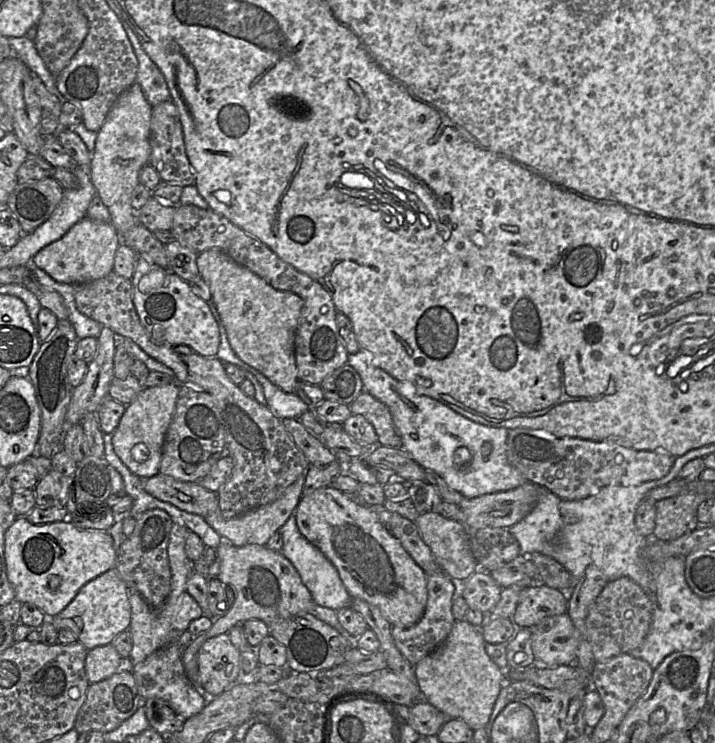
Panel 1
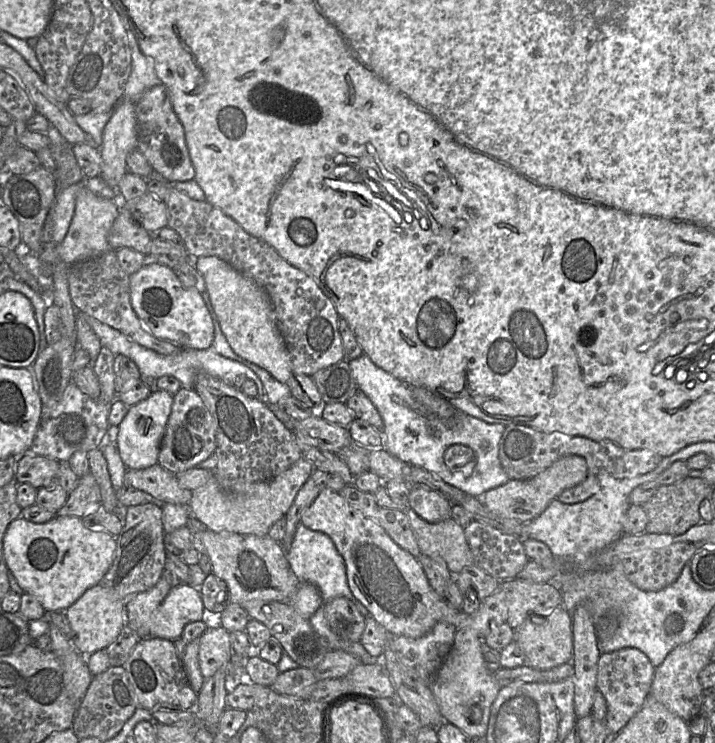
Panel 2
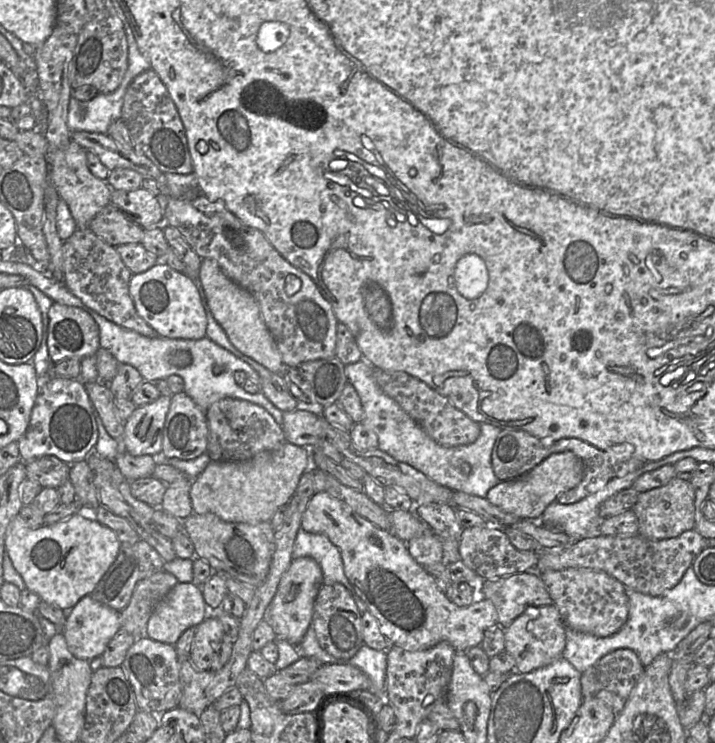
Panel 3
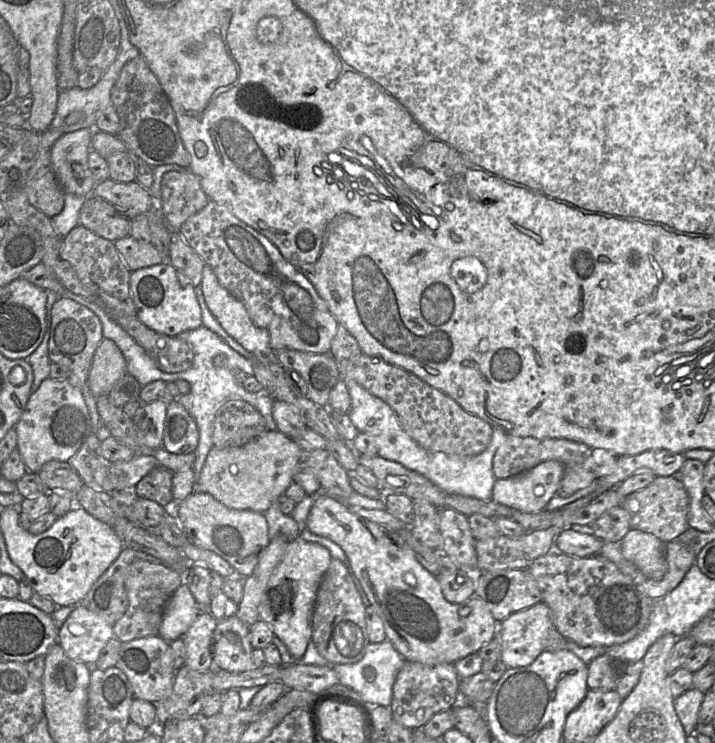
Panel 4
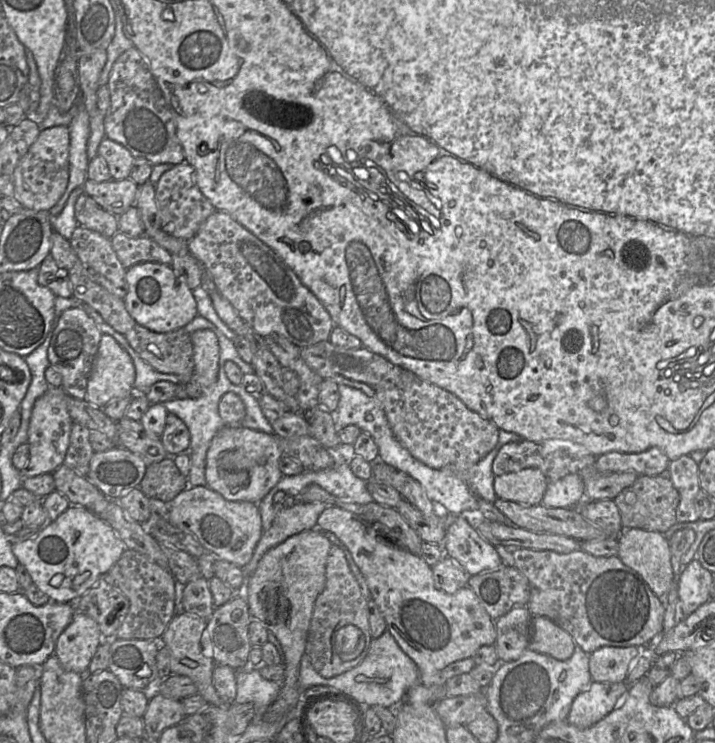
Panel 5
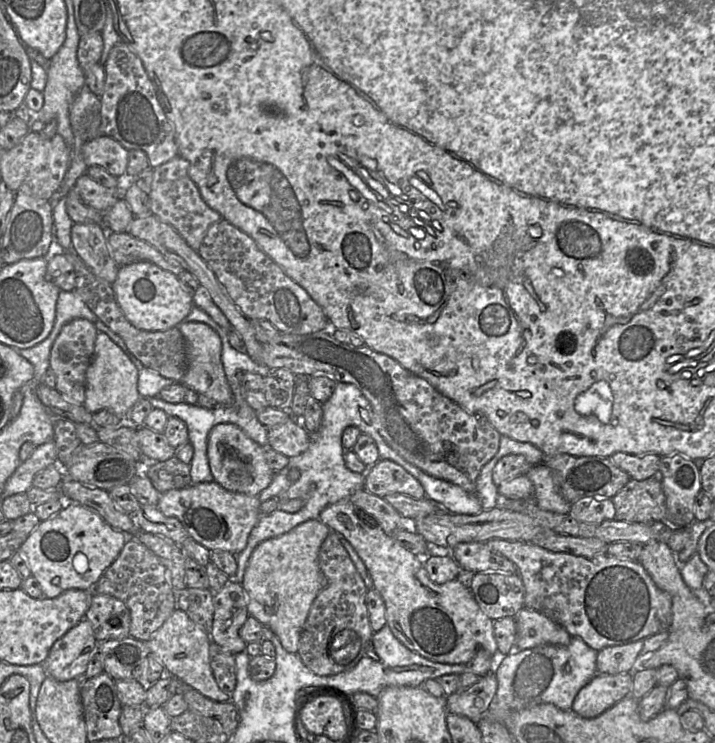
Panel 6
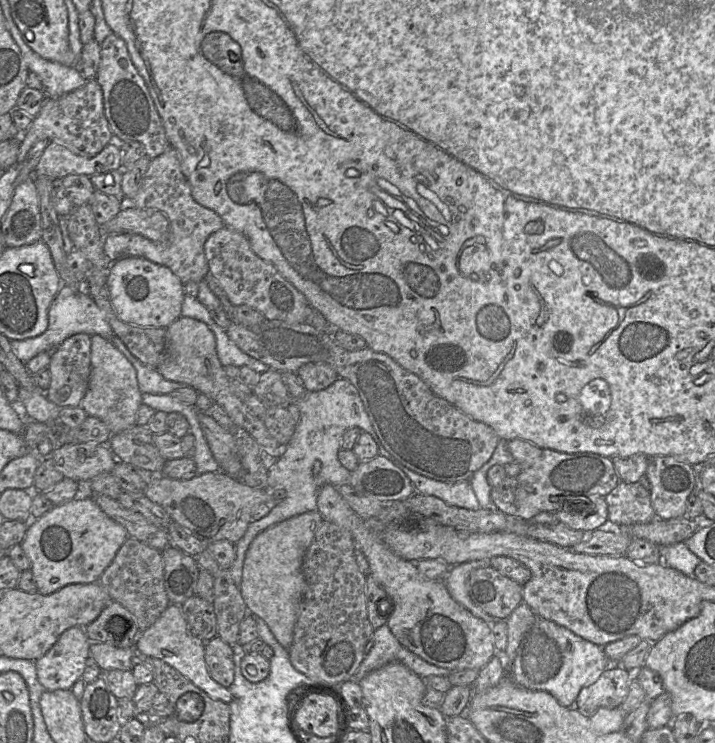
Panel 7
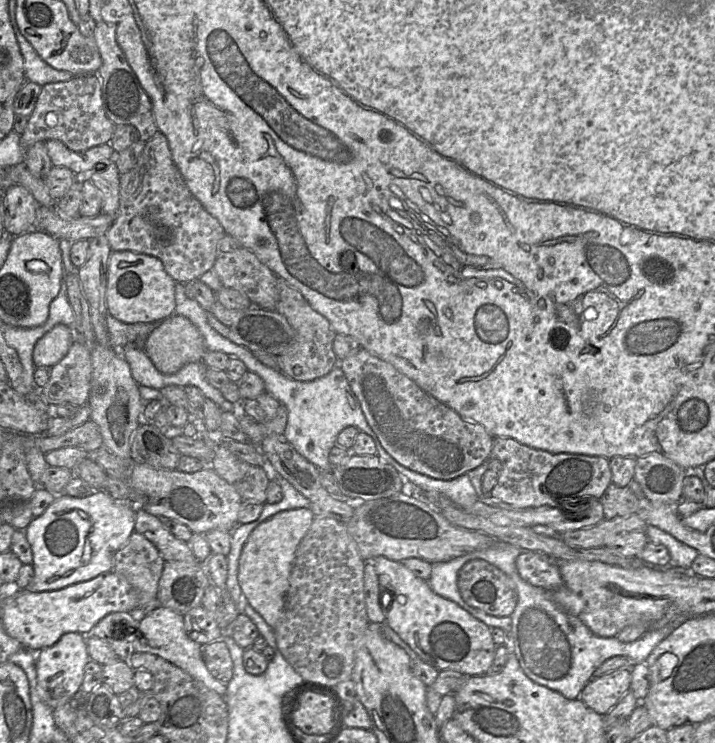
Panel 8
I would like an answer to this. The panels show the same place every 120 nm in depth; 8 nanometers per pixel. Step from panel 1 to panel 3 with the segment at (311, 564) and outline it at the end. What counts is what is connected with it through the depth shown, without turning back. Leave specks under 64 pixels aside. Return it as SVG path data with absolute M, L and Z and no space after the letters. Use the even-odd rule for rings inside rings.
M300 527L294 542L292 558L301 557L313 558L320 565L323 573L323 584L340 583L344 585L350 592L359 611L362 614L368 611L367 606L356 594L352 584L345 575L340 550L327 536L308 533Z

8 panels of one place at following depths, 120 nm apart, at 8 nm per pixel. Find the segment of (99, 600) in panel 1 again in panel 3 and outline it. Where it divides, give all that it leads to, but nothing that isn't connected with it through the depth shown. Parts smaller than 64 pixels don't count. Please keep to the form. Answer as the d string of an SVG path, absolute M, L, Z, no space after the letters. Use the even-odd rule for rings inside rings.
M86 595L71 609L62 634L65 637L68 650L81 660L91 661L100 657L110 640L120 631L119 613L114 609L99 603L91 595Z

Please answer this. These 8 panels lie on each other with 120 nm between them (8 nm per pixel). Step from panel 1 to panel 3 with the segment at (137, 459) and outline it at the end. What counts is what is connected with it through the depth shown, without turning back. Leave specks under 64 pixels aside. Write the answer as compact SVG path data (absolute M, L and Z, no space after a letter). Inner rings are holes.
M160 395L150 404L137 407L124 423L122 450L132 456L154 456L162 451L163 429L171 396Z

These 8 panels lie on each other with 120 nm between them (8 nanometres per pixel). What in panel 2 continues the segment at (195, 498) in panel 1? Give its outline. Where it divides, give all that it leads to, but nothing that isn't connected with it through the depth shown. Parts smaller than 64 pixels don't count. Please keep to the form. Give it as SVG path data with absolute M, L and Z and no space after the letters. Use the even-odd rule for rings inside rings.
M159 463L140 470L127 469L126 485L147 492L165 503L188 505L192 498L192 491L180 487L176 474L166 470Z

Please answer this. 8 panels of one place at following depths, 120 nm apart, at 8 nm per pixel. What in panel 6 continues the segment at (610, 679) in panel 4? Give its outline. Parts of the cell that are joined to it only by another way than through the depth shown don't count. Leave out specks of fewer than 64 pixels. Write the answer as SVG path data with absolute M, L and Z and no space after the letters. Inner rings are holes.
M638 640L625 645L609 646L598 651L596 668L598 674L630 673L640 652L644 640Z

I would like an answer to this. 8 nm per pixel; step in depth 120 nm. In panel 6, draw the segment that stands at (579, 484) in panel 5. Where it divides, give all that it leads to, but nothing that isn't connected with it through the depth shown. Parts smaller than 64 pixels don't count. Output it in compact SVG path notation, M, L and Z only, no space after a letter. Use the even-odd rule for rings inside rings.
M537 464L525 474L534 485L533 499L546 511L568 514L571 504L561 495L555 482L555 473L544 464Z

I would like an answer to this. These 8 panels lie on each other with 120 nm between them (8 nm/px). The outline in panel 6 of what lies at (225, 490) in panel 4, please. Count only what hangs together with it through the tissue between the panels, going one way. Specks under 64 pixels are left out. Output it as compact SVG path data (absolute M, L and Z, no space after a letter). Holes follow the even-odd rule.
M217 424L209 432L207 446L213 481L229 491L258 496L270 485L275 474L266 459L267 447L253 441L235 424Z

